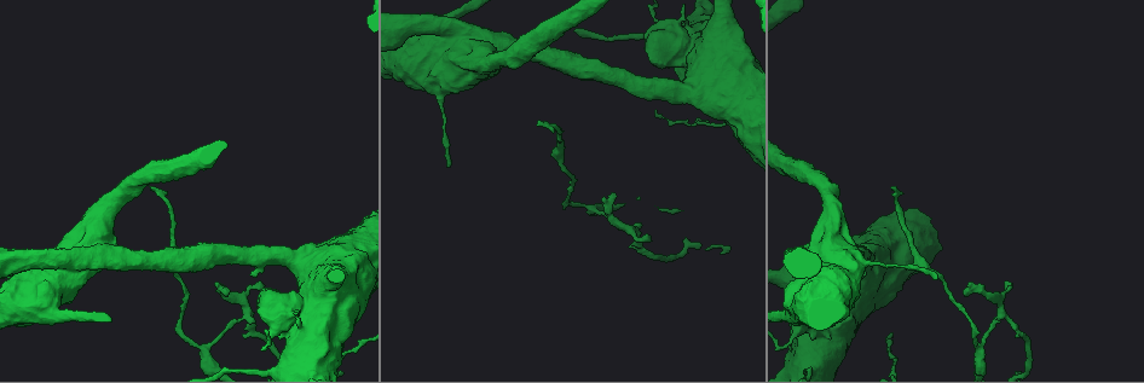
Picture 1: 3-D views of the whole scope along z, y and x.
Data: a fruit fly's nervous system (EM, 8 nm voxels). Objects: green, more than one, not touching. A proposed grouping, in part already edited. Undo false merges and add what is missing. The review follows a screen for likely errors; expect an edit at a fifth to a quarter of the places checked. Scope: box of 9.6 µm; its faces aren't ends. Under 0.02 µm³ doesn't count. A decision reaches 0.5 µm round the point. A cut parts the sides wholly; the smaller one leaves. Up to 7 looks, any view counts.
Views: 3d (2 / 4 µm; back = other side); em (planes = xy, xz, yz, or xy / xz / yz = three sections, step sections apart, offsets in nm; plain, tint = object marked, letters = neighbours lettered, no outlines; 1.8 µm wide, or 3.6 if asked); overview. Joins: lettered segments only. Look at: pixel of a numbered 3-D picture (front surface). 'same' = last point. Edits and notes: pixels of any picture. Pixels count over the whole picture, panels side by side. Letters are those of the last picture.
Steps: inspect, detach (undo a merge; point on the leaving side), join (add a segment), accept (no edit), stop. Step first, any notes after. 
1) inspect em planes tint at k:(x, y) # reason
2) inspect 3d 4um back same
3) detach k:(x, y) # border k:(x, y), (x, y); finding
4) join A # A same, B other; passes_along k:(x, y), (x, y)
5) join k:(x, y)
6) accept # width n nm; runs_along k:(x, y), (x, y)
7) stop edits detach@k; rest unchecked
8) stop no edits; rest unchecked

inspect 3d 4um at 1:(152, 186) # branch stops here

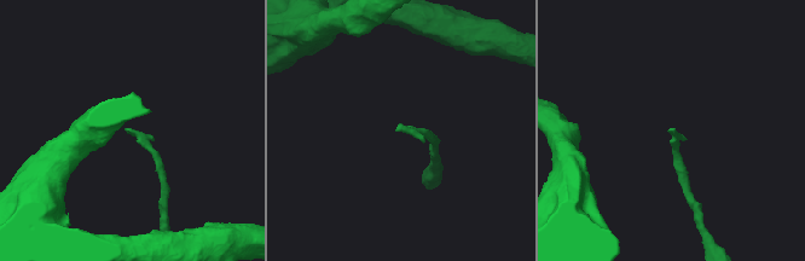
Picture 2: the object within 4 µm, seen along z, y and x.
inspect em xy step 8 letters at 2:(126, 129)

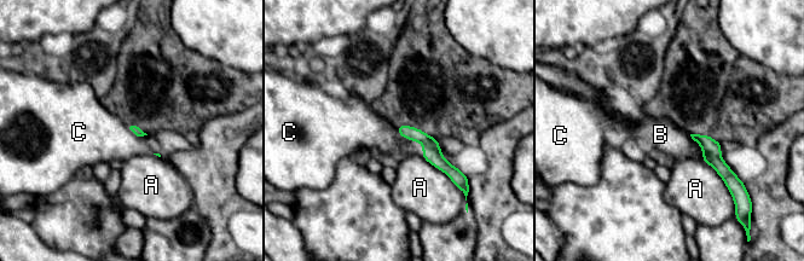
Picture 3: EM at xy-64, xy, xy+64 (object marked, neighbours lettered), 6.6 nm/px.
inspect em planes letters same

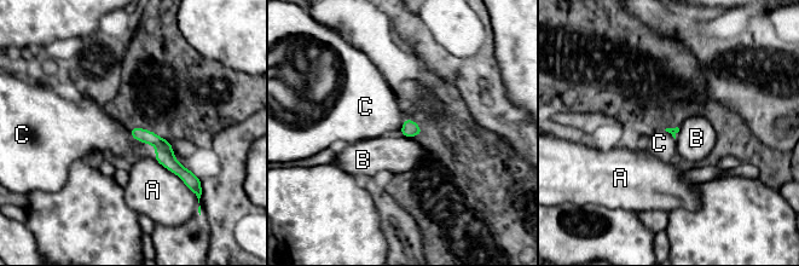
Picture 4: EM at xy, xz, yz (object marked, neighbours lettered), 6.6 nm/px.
join C # longest_contact A 340 nm; A other, B other, C same; the neuron continues

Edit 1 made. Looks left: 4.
inspect overview

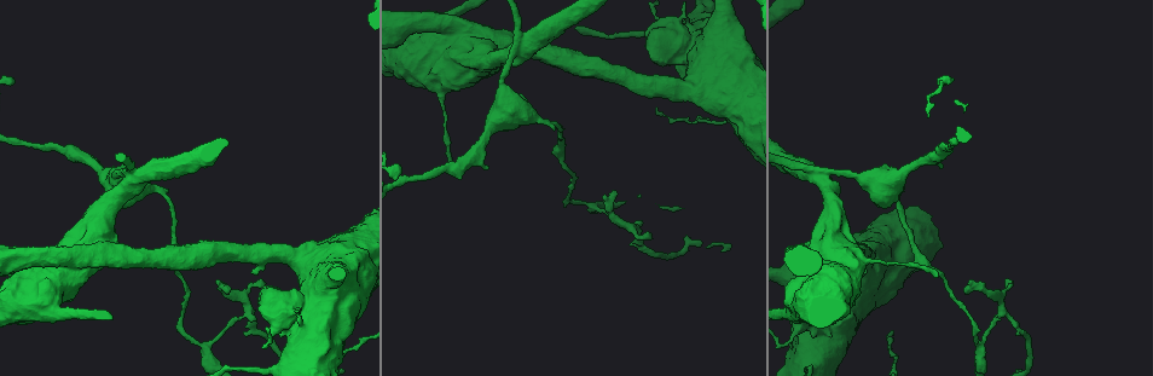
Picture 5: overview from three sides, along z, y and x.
inspect 3d 2um back at 5:(227, 292) # free end

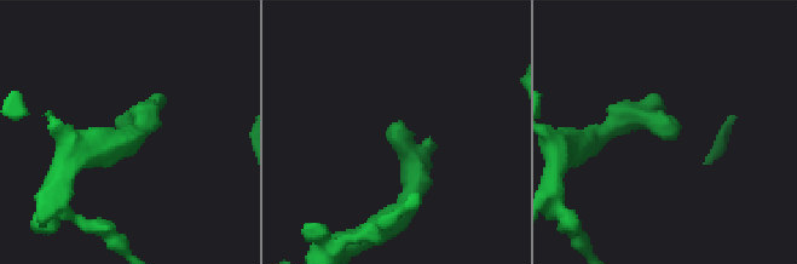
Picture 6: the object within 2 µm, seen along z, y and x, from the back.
inspect em planes letters at 6:(397, 123)

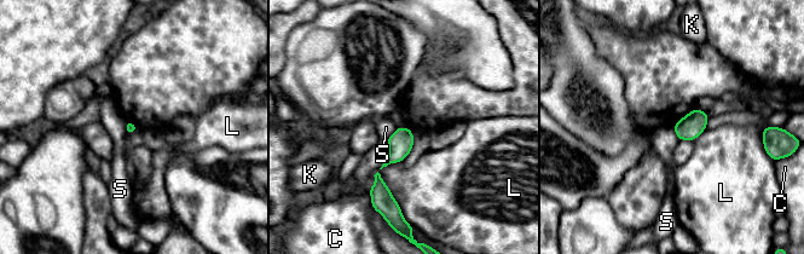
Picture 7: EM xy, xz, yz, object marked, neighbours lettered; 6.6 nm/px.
accept # longest_contact L 320 nm; C other, K other, L other, S other; runs_along 7:(404, 130), (377, 172), (391, 200); none of them fits

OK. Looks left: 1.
stop edits join@4; rest unchecked

